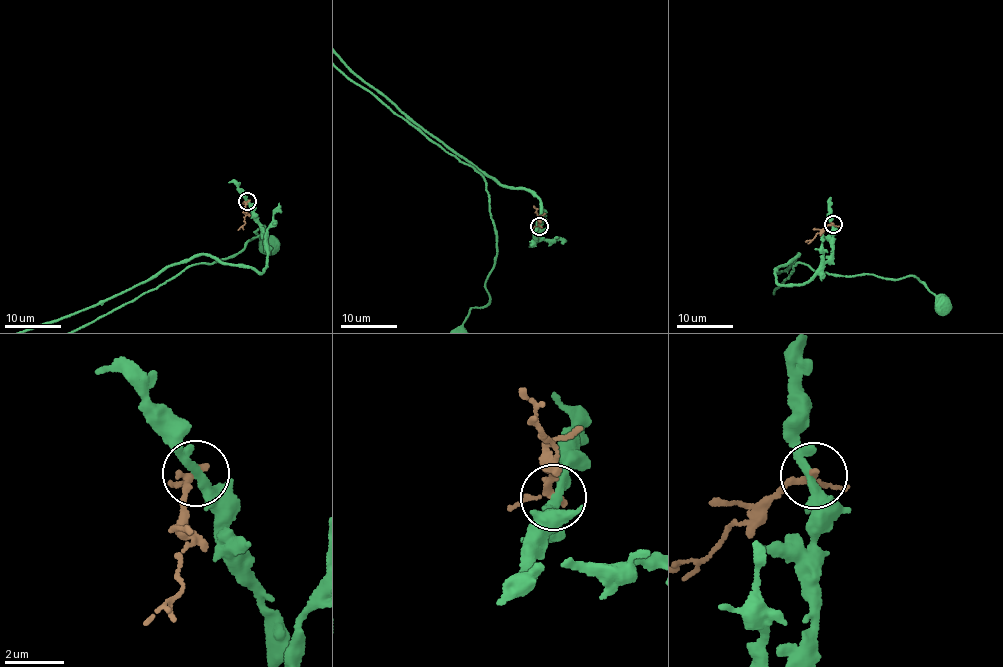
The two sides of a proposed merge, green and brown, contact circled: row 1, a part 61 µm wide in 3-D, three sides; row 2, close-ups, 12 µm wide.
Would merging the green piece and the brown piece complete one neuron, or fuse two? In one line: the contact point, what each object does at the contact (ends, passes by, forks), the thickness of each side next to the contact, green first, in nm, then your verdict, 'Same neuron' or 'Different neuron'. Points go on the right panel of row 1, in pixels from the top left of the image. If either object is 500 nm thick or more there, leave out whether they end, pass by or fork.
Place: (833, 224). At the ring green passes by. At the ring brown passes by. Thickness 320 nm (green) against 200 nm. Different neuron

